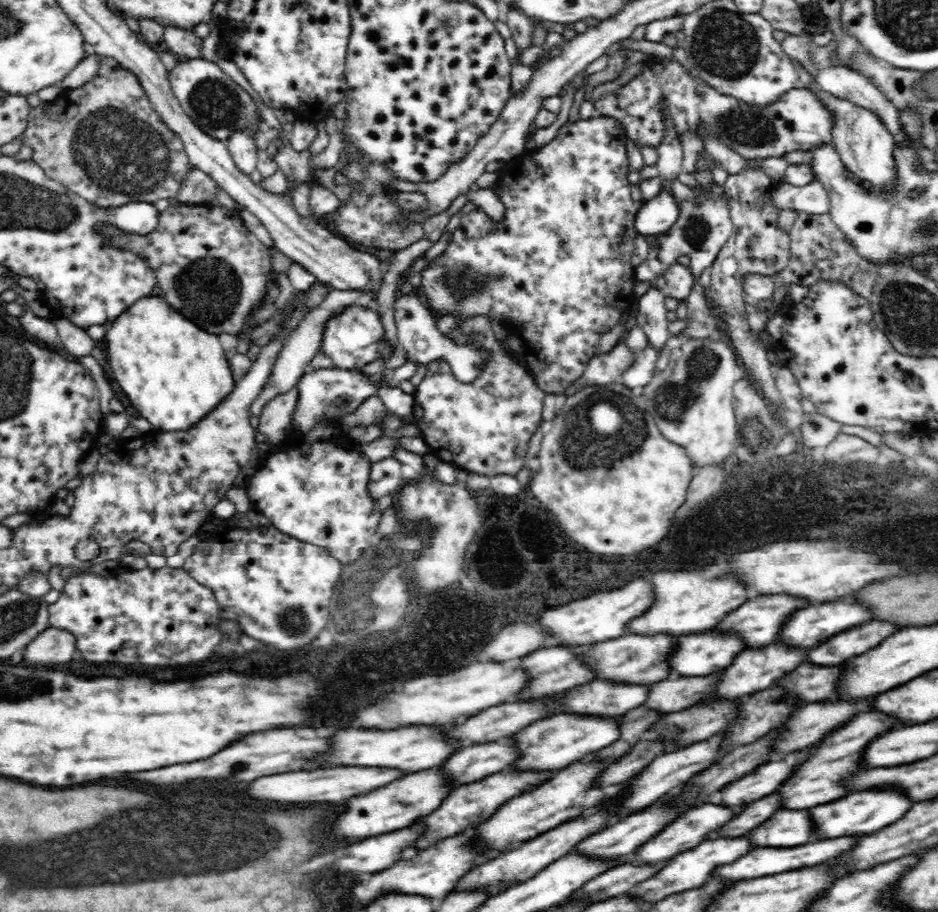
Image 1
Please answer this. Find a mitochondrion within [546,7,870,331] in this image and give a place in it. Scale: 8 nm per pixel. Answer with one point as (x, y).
(743, 127)

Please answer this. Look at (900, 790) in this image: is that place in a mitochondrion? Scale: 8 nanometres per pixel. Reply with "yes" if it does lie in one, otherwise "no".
no

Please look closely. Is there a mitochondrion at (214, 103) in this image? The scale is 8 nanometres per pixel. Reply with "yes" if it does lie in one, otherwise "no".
yes

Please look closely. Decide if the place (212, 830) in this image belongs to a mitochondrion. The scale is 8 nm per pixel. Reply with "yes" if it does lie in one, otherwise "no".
yes

